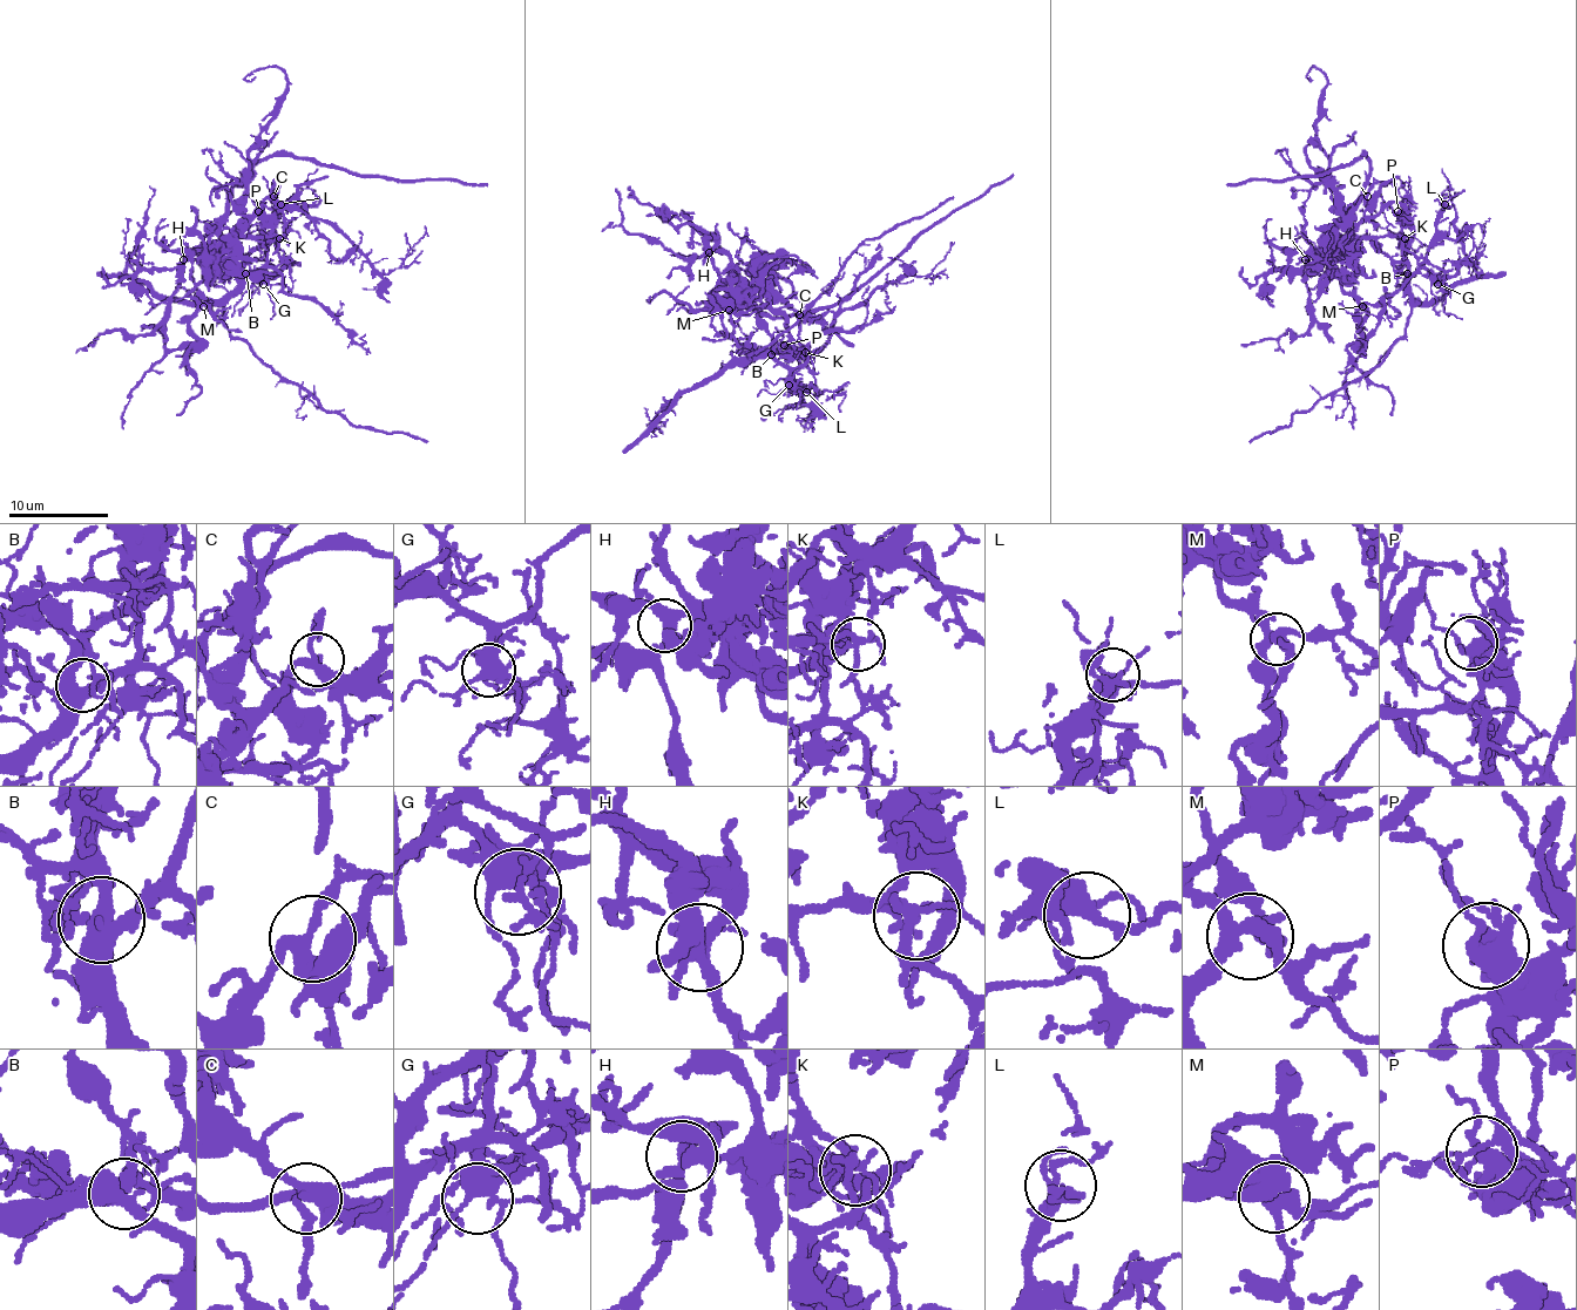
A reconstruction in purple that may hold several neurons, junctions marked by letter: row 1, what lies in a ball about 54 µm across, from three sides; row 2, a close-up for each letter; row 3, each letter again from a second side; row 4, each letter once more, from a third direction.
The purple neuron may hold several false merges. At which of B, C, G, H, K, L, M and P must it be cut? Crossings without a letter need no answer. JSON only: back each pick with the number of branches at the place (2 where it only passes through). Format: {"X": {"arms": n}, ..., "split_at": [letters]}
{"K": {"arms": 5}, "split_at": ["K"]}

